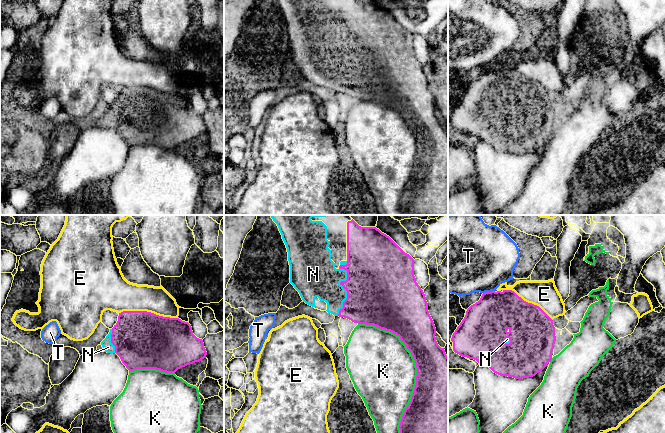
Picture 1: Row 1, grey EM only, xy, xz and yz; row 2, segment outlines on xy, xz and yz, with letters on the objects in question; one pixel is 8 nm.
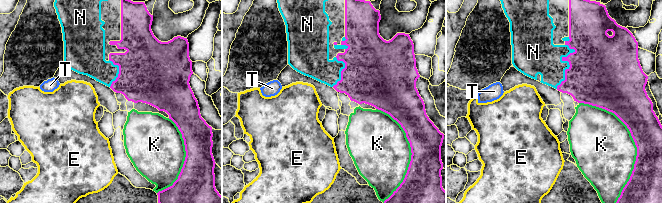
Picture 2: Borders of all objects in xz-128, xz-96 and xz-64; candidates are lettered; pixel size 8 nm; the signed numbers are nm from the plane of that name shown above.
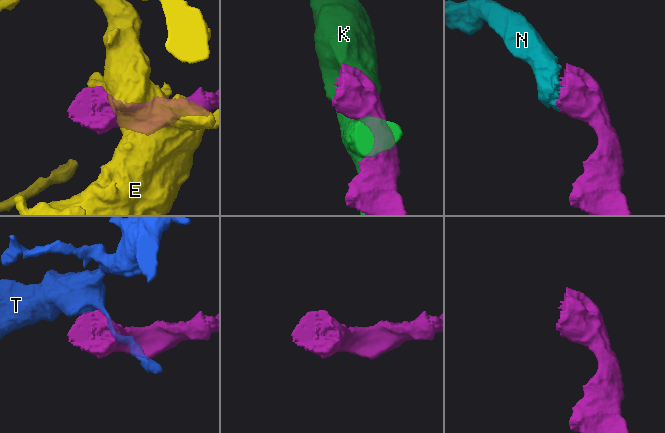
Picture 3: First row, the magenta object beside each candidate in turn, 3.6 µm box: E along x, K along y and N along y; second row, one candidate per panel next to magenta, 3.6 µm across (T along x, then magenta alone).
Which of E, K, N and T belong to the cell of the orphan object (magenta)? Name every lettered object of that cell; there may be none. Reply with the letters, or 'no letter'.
N

